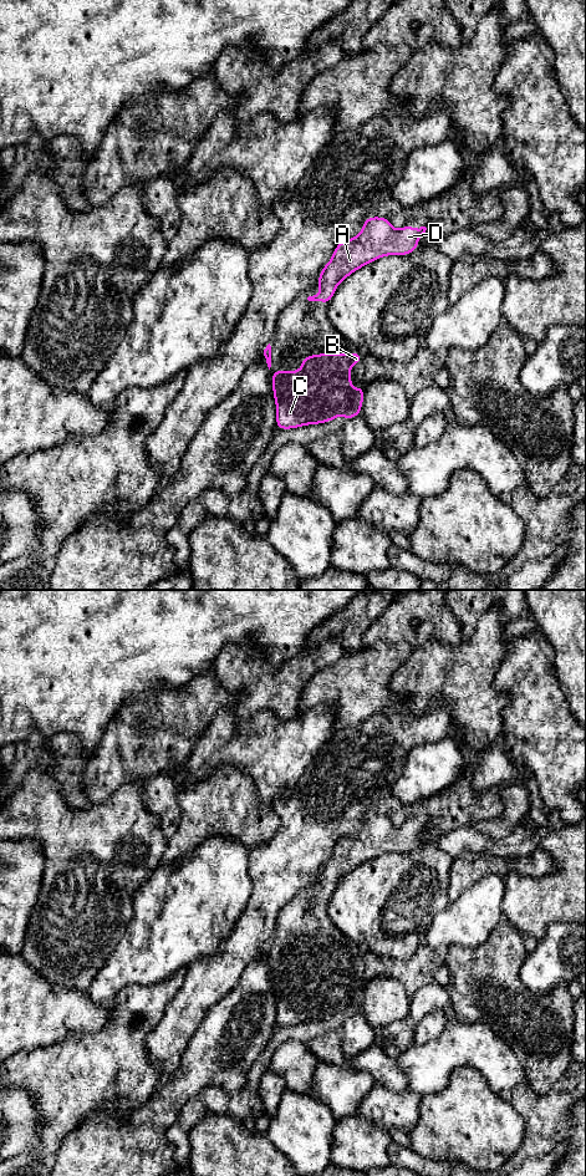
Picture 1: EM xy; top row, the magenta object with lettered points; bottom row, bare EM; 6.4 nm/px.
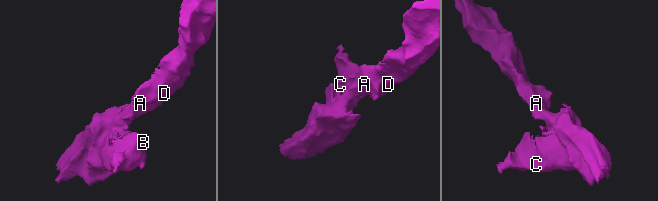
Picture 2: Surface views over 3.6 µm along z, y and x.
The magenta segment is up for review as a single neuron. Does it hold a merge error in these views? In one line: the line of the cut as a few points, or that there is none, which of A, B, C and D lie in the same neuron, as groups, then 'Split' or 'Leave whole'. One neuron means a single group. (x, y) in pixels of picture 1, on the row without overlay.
No split. Groups: A B C D. Leave whole

